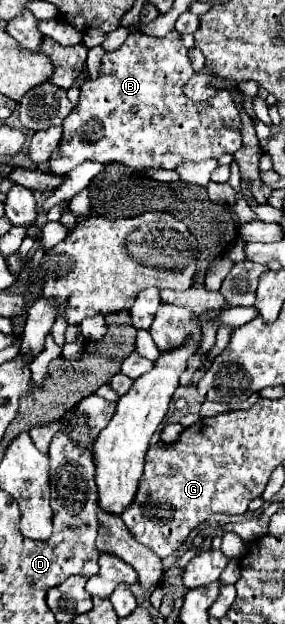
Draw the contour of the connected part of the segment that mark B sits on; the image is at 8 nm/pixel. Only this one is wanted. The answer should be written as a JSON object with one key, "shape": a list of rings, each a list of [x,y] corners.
{"shape":[[[177,30],[169,32],[165,38],[153,38],[141,32],[131,32],[119,50],[103,54],[99,76],[81,86],[79,106],[65,118],[63,140],[49,160],[51,172],[69,172],[85,160],[101,164],[121,162],[135,170],[175,170],[183,160],[201,162],[239,150],[241,116],[233,102],[233,96],[227,90],[221,90],[217,98],[207,102],[189,100],[183,94],[183,86],[193,74],[195,70],[191,68],[191,60]]]}

